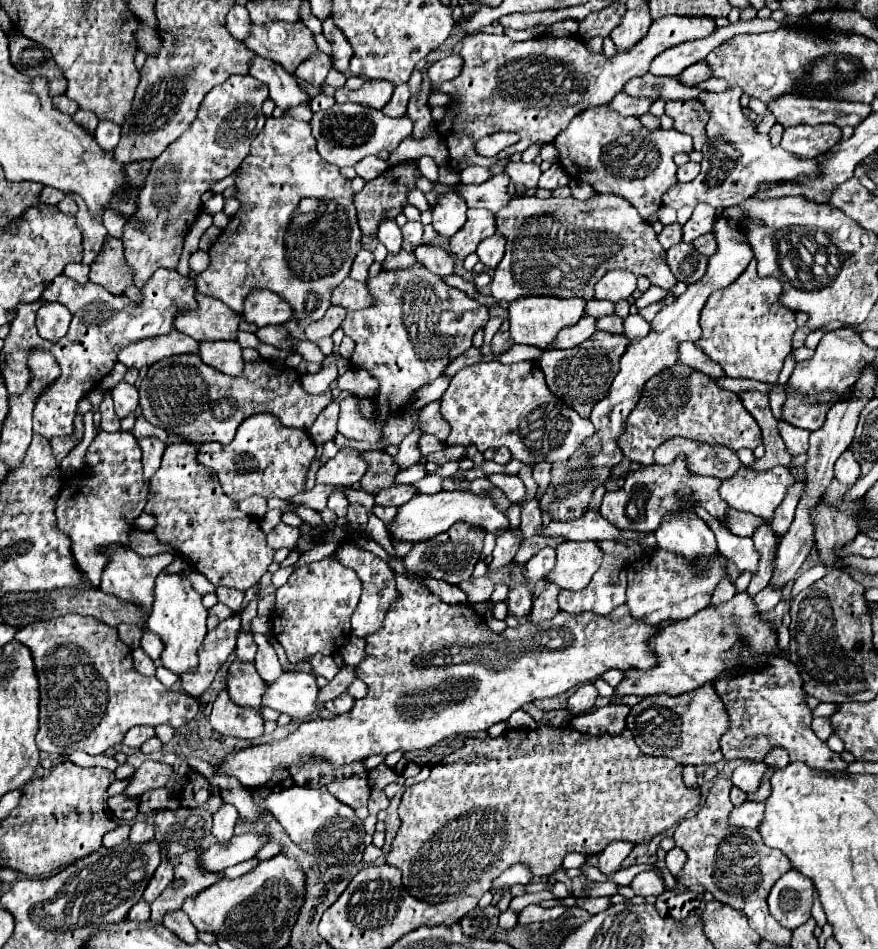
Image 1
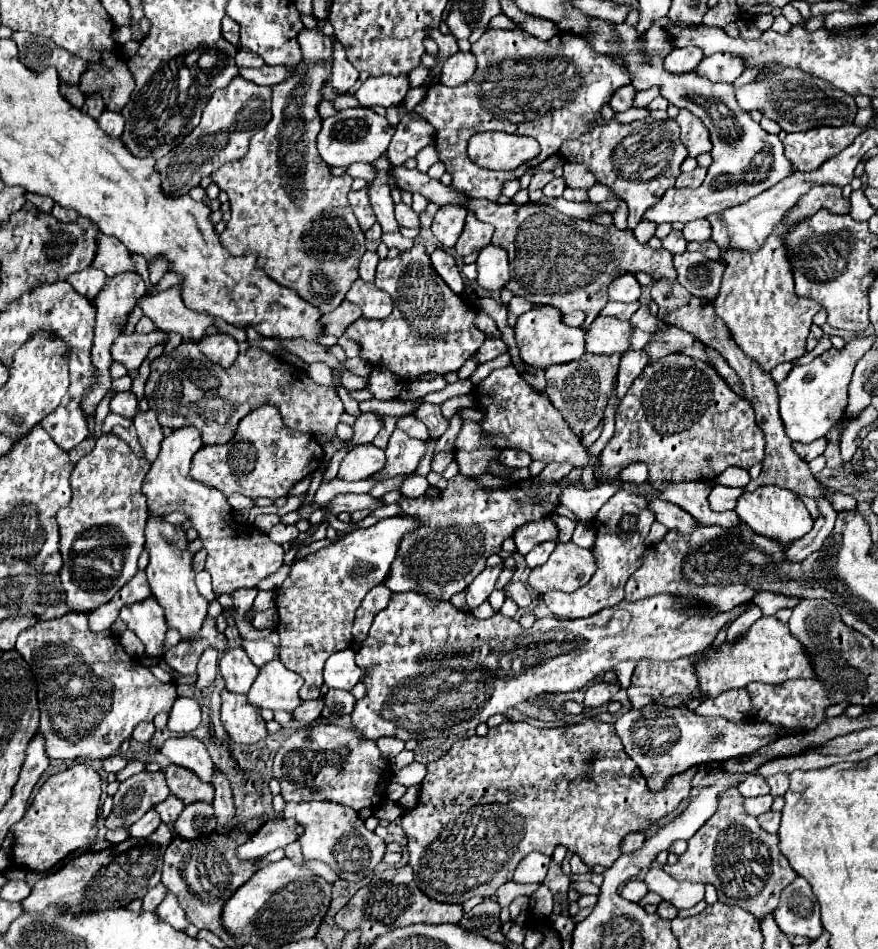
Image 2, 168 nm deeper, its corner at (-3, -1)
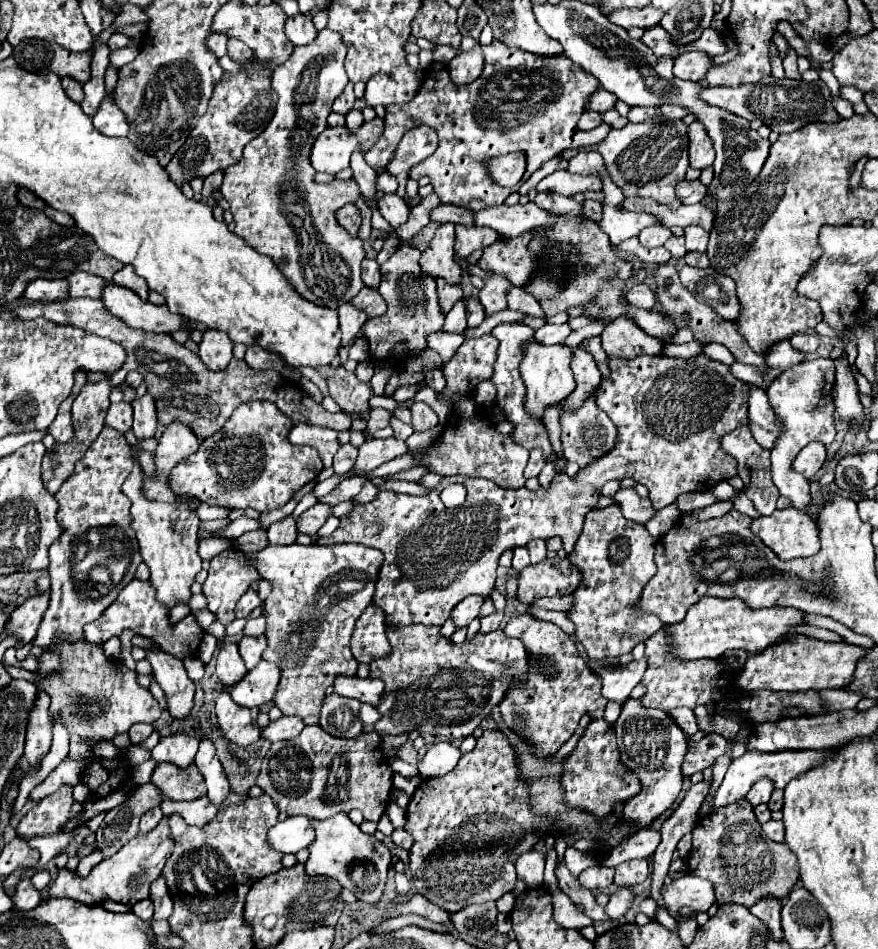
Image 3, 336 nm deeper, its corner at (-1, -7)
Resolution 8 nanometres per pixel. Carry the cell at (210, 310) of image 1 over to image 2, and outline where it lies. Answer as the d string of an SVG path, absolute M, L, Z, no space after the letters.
M173 286L155 296L143 296L137 304L147 318L163 332L177 332L185 340L201 340L205 330L213 324L213 318L207 314L197 314L189 310L179 294L179 286Z

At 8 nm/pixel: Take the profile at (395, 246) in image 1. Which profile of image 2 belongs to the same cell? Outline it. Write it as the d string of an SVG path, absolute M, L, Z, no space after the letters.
M383 156L383 158L377 158L373 162L373 168L377 170L377 176L367 184L367 194L371 198L371 206L373 206L373 212L377 216L377 222L381 224L383 232L397 232L399 230L399 224L395 220L395 214L393 214L393 200L391 200L391 186L389 186L389 168L391 168L391 162Z

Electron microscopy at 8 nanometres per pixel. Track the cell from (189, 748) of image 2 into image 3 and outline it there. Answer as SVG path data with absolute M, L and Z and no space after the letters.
M177 732L177 734L169 734L163 740L159 740L159 744L151 750L151 756L157 762L169 762L185 770L195 760L197 748L199 748L199 742L195 738Z

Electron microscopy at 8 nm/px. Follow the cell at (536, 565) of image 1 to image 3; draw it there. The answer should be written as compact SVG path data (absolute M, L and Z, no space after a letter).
M531 540L527 544L527 548L529 548L529 554L531 554L531 564L537 564L537 562L545 560L545 556L547 556L545 540Z

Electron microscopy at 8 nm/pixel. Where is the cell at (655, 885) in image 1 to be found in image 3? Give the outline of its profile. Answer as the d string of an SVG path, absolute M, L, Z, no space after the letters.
M685 874L671 884L665 884L661 888L661 896L667 904L667 910L675 916L679 908L689 906L693 912L707 912L711 904L715 902L713 886L707 880L701 880L697 876Z

